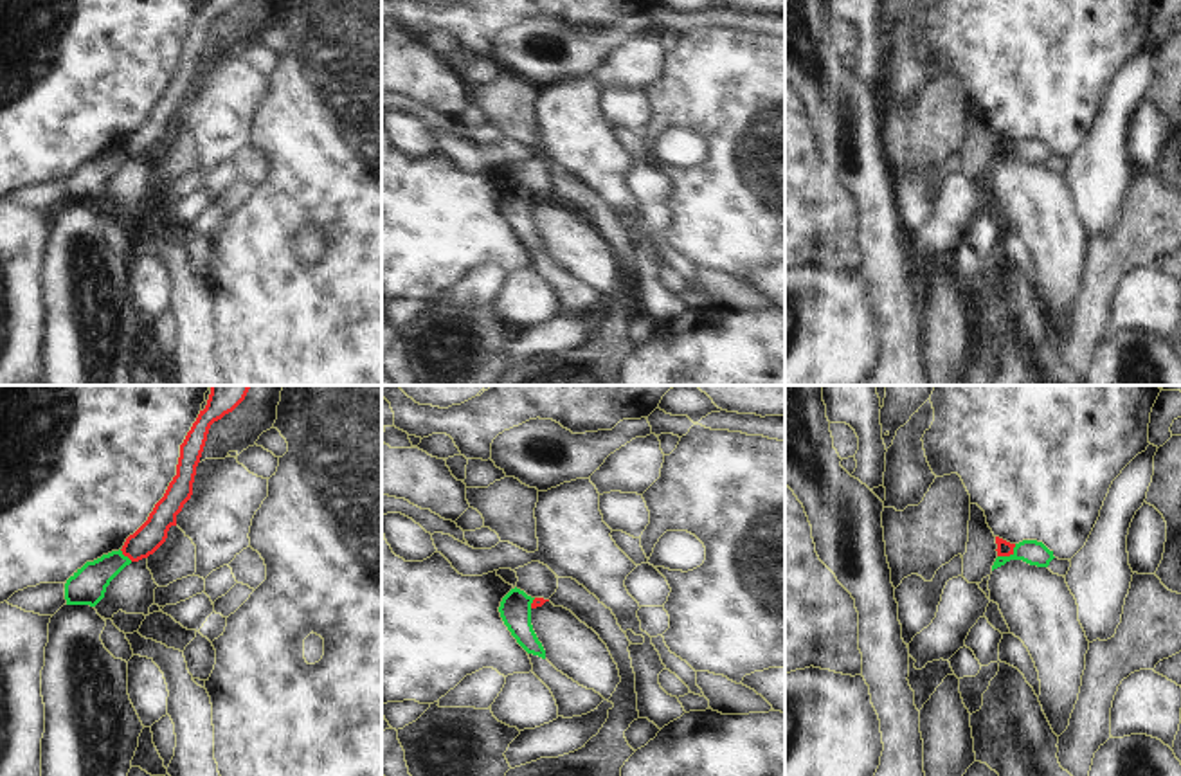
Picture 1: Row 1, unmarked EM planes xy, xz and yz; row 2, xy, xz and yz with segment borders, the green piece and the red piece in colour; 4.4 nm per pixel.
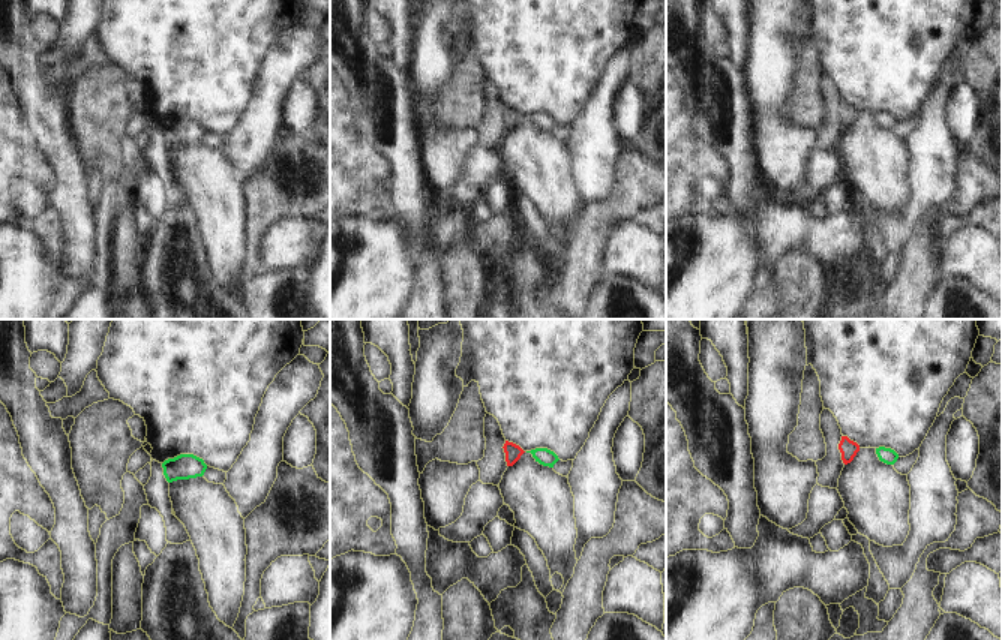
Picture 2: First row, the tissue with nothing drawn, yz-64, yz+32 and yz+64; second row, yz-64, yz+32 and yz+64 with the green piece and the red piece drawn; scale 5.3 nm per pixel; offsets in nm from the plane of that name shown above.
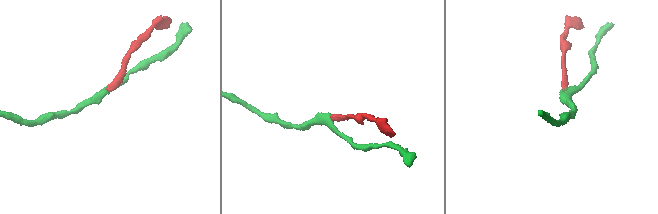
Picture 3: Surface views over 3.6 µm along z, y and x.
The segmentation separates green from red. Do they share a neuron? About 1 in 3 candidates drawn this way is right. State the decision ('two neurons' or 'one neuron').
two neurons

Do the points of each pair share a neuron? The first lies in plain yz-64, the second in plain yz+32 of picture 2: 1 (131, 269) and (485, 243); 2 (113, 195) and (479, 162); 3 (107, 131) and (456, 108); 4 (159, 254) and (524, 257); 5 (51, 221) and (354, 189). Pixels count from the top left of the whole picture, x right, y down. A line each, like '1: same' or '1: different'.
1: different
2: same
3: same
4: same
5: same

